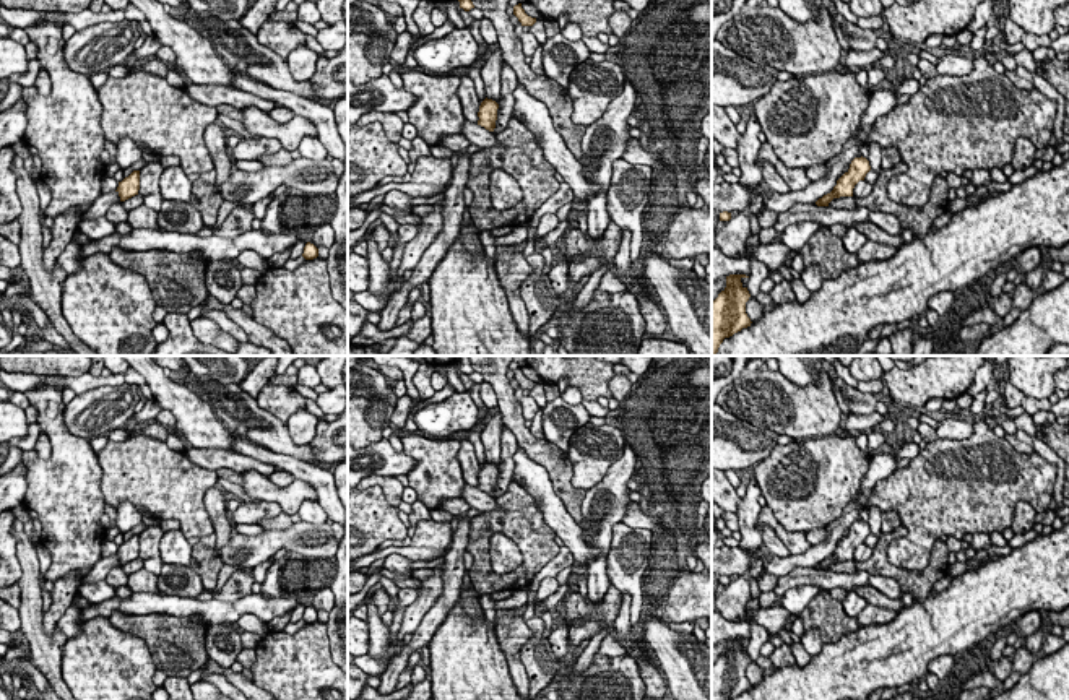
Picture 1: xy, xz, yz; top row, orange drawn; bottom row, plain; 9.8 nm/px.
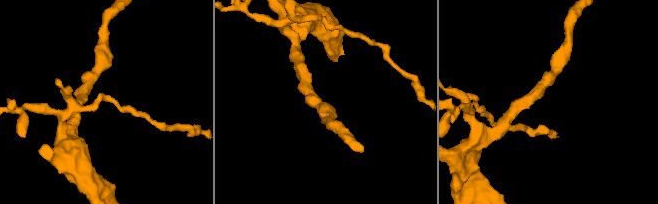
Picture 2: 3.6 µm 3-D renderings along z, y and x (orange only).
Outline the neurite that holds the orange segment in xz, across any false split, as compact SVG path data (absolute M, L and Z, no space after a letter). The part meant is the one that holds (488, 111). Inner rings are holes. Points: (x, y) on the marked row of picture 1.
M486 97L479 106L478 125L484 127L489 132L494 132L496 120L497 120L497 109L499 109L499 104Z

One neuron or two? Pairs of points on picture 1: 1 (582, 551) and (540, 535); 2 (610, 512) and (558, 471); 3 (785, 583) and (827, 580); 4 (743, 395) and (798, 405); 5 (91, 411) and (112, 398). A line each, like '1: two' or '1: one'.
1: two
2: two
3: one
4: one
5: one

